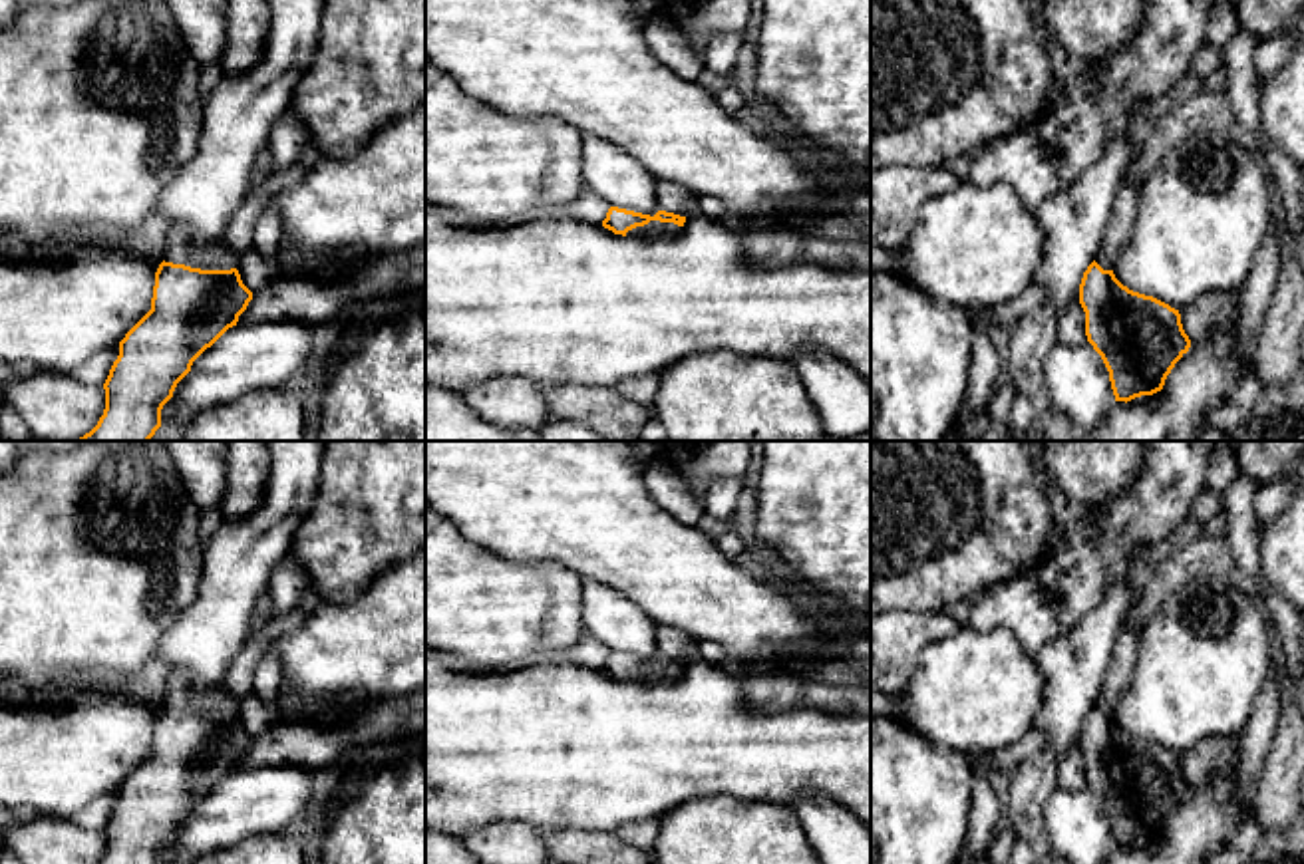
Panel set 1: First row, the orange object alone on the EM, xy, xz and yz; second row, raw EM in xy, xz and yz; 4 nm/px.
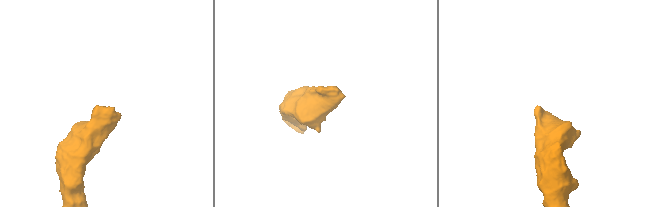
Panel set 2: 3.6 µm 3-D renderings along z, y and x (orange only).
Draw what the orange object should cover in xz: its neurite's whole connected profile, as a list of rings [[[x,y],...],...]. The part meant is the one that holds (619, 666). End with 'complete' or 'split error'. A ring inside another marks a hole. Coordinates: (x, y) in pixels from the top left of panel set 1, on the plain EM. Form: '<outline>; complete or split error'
[[[610,651],[602,671],[638,685],[672,685],[680,681],[686,661],[658,655],[654,661]]]; split error

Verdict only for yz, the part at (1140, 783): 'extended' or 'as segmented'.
extended

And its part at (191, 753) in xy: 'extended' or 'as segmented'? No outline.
extended

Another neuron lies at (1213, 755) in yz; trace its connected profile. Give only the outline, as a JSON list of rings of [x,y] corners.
[[[1205,739],[1179,755],[1181,769],[1191,787],[1207,785],[1217,773],[1226,777],[1238,771],[1238,739]]]

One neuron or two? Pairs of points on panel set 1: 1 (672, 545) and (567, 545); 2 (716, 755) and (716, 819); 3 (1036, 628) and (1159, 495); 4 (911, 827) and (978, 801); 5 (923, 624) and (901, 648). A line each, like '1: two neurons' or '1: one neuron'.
1: one neuron
2: two neurons
3: one neuron
4: two neurons
5: one neuron

